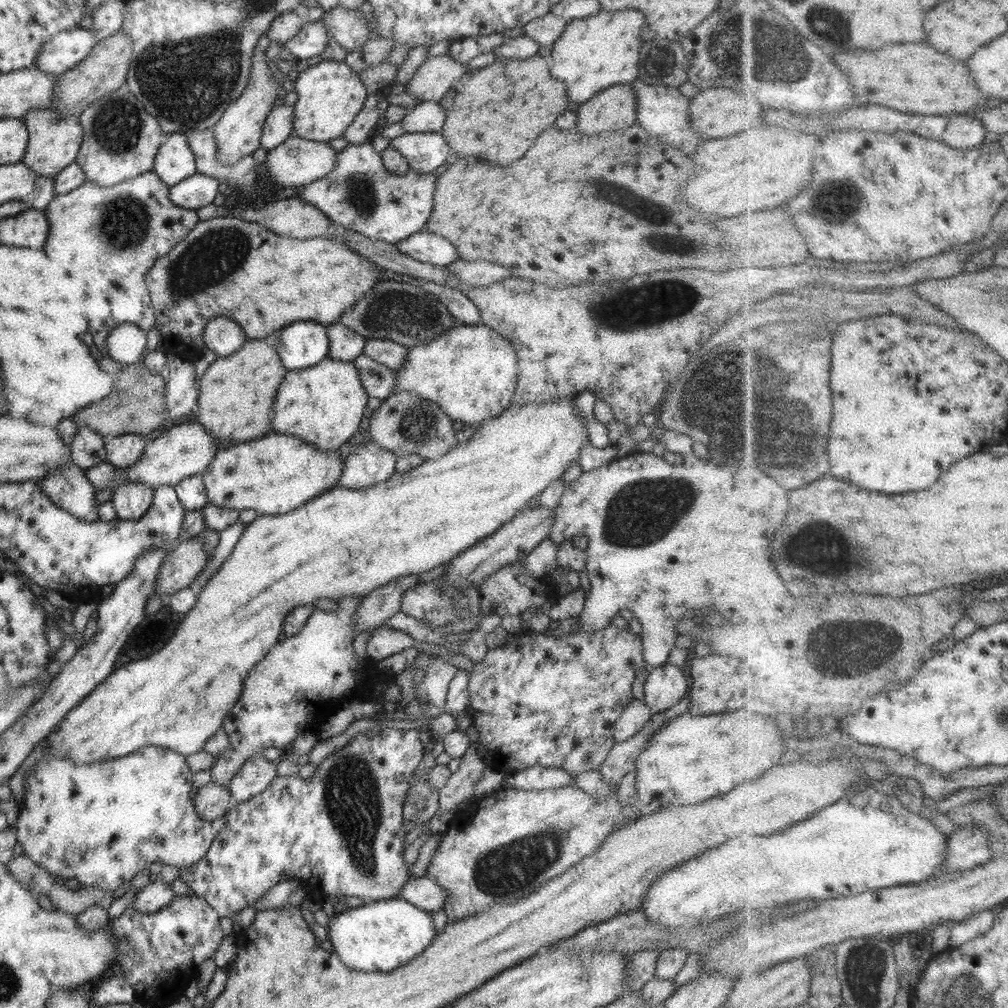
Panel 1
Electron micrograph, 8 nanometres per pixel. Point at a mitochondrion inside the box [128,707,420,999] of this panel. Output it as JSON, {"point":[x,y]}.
{"point":[351,795]}

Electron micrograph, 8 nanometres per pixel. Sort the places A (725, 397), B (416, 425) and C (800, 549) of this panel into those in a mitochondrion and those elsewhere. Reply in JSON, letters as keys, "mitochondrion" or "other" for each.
{"A":"mitochondrion","B":"mitochondrion","C":"mitochondrion"}

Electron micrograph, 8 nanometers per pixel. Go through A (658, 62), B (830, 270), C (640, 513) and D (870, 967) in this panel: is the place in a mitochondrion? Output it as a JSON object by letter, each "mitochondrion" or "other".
{"A":"mitochondrion","B":"other","C":"mitochondrion","D":"mitochondrion"}

